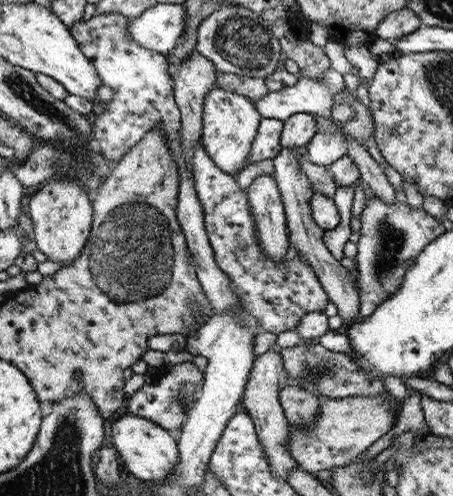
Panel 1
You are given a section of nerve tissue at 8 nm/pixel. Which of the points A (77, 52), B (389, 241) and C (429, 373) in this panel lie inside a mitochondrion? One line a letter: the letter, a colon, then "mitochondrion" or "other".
A: other
B: mitochondrion
C: other

